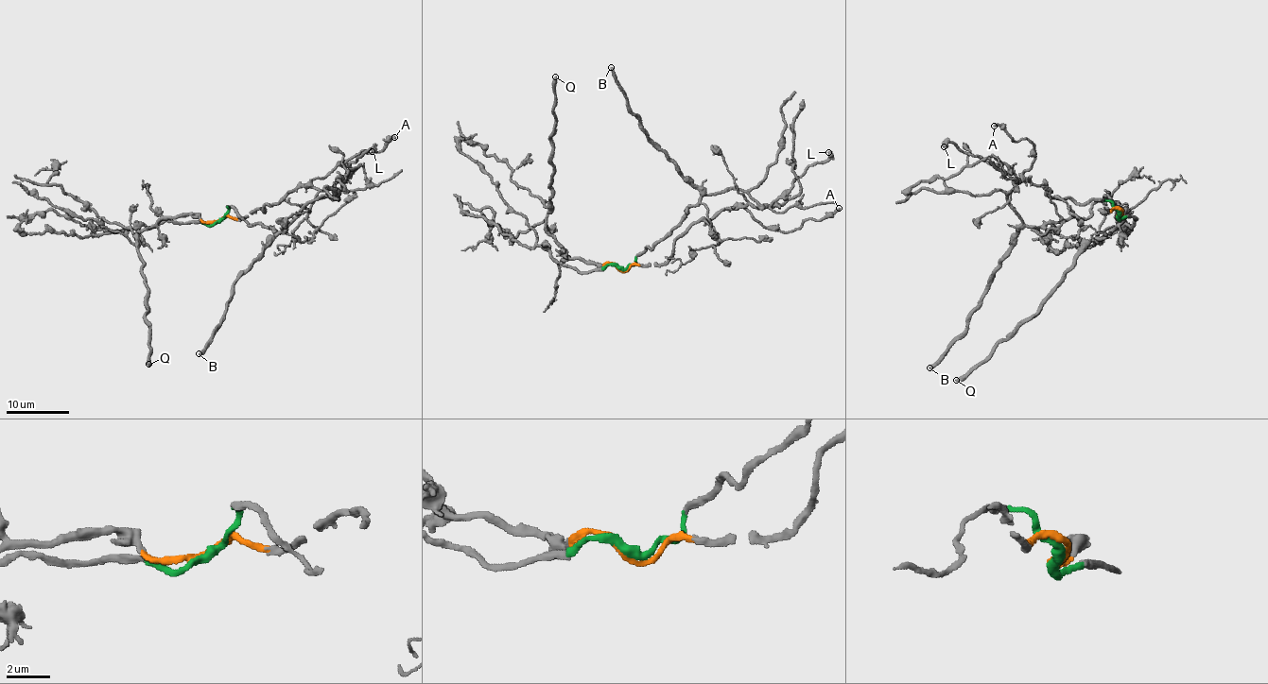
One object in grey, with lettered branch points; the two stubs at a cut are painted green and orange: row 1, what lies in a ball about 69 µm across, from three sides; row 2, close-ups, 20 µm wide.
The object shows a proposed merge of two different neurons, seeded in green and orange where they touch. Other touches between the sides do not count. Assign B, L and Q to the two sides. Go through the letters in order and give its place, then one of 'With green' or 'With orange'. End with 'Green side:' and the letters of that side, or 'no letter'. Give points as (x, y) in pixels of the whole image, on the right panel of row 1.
B: Place: (929, 367). With green
L: Place: (944, 146). With green
Q: Place: (956, 380). With orange
Green side: B, L

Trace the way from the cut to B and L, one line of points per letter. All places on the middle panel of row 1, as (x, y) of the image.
B: (621, 268), (671, 233), (698, 201), (700, 192), (651, 143), (611, 68)
L: (621, 268), (671, 233), (700, 198), (738, 189), (768, 205), (806, 169), (828, 159), (828, 151)

